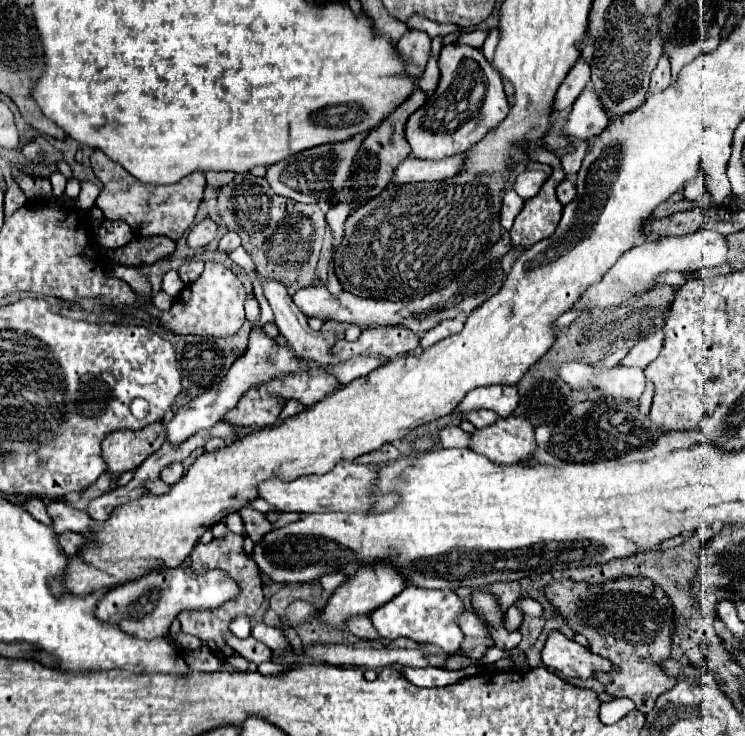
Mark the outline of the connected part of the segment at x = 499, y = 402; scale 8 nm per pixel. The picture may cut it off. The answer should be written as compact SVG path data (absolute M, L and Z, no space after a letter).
M493 384L487 388L479 388L473 390L465 396L463 404L459 404L457 412L463 414L467 410L475 410L475 408L485 408L485 410L493 410L499 416L511 416L513 410L519 404L519 392L517 386L503 386L503 384Z

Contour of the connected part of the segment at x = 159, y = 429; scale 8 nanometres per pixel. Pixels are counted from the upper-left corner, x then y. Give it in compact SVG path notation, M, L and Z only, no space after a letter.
M163 420L145 426L143 430L115 430L111 432L101 448L103 460L107 462L107 470L111 474L123 474L127 470L135 470L147 456L161 448L167 432Z

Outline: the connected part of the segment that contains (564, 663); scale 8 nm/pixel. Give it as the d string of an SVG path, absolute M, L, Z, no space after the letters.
M553 632L547 638L547 644L543 648L543 662L549 668L559 670L567 678L591 678L597 672L613 672L615 666L607 660L601 658L589 648L565 638L559 632Z

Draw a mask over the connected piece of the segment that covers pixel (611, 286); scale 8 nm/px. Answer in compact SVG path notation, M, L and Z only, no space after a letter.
M699 228L693 234L679 236L679 238L663 238L661 242L645 242L643 246L631 248L627 254L623 254L617 264L603 276L603 280L595 286L591 286L583 298L575 304L575 308L581 310L591 310L591 308L611 308L619 306L621 302L629 300L633 294L641 294L649 290L649 284L653 284L655 276L667 270L677 270L677 272L695 272L701 268L715 268L723 262L727 262L727 252L729 252L729 242L727 236Z

